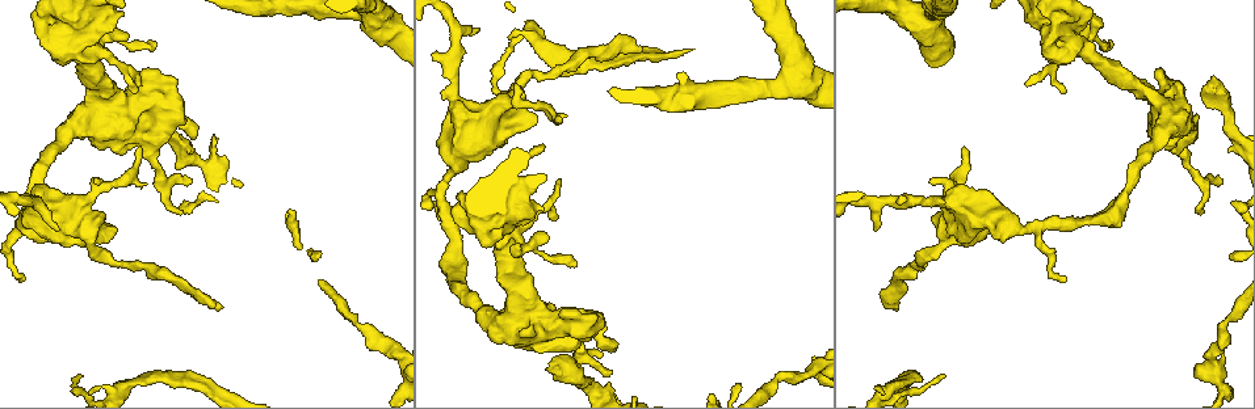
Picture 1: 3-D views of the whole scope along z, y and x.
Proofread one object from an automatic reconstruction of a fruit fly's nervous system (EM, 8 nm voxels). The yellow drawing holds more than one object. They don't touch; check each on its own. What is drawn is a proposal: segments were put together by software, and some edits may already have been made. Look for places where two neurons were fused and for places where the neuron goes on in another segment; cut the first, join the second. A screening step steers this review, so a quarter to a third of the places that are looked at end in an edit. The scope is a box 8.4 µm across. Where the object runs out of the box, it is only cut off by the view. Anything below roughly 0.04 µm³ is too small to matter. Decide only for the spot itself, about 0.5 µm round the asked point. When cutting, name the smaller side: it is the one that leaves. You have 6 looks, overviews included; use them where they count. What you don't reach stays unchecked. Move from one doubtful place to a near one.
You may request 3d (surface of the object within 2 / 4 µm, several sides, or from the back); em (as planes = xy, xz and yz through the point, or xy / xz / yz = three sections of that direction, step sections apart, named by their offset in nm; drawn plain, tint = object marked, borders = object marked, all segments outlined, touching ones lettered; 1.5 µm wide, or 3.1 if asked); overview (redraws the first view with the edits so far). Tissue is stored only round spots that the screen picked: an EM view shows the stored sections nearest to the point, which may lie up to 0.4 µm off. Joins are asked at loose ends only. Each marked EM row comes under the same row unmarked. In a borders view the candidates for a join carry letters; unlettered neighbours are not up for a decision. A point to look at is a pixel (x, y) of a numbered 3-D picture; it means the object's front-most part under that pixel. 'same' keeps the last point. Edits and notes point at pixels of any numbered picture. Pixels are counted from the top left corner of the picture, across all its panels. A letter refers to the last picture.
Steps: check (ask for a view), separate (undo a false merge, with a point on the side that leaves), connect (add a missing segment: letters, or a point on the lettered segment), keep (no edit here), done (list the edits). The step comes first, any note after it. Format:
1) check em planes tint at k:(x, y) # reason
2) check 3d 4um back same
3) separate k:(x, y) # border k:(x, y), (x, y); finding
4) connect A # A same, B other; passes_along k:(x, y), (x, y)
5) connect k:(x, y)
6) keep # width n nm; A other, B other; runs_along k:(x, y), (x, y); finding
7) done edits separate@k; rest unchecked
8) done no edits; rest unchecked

check em xz step 8 tint at 1:(23, 278) # tapers out

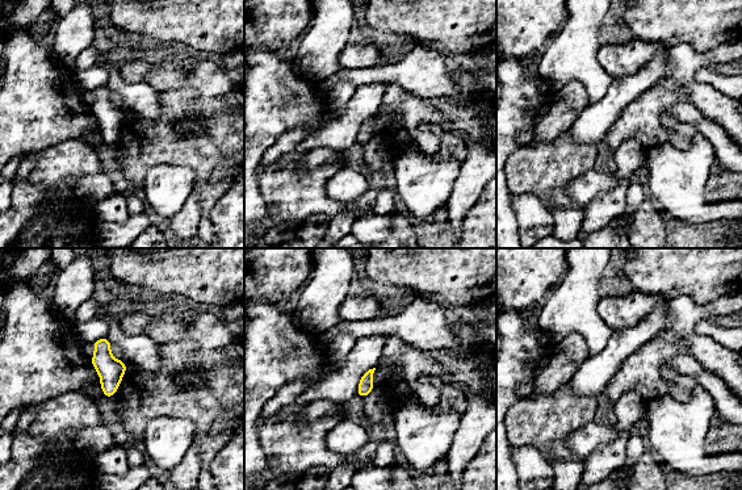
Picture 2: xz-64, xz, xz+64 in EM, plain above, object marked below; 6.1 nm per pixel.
check em xz step 8 borders same

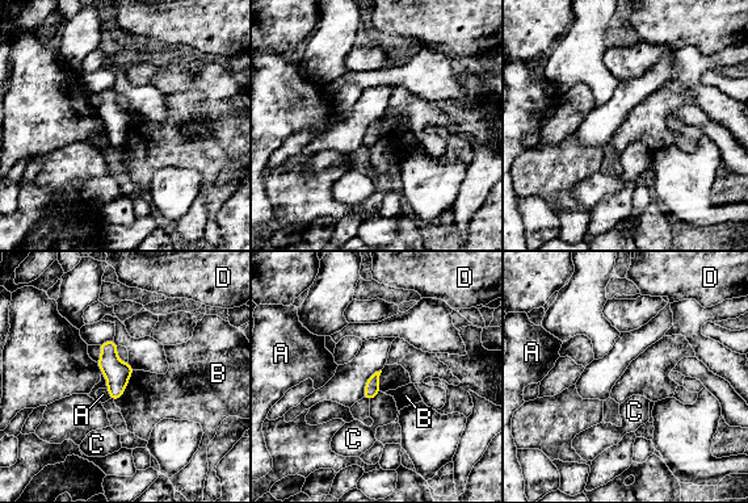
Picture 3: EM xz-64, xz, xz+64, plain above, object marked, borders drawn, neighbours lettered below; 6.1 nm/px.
keep # longest_contact B 220 nm; A other, B other, C other, D other; border 3:(134, 371), (125, 392), (114, 401); no lettered segment goes on from it

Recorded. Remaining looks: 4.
check em planes borders at 1:(1064, 62) # stops while still wide

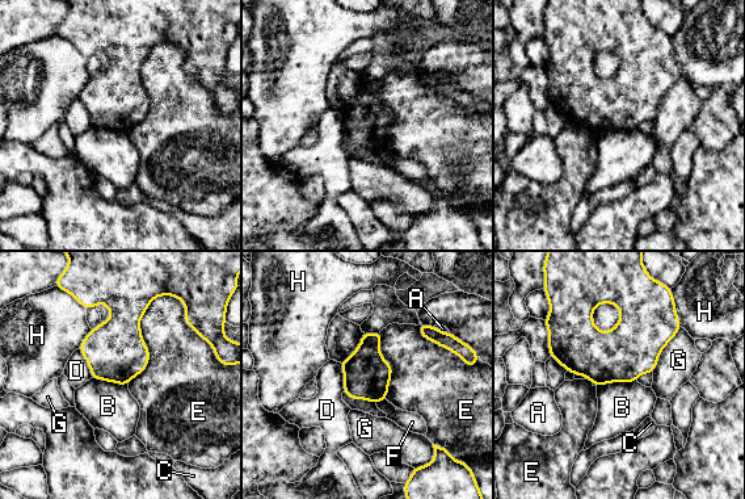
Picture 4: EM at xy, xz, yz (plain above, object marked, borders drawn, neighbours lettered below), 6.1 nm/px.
keep # width 280 nm; A other, B other, C other, D other, E other, F other, G other, H other; border 4:(636, 380), (606, 382), (597, 386); no lettered segment goes on from it

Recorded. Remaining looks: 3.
check 3d 4um at 1:(946, 377) # tapers out

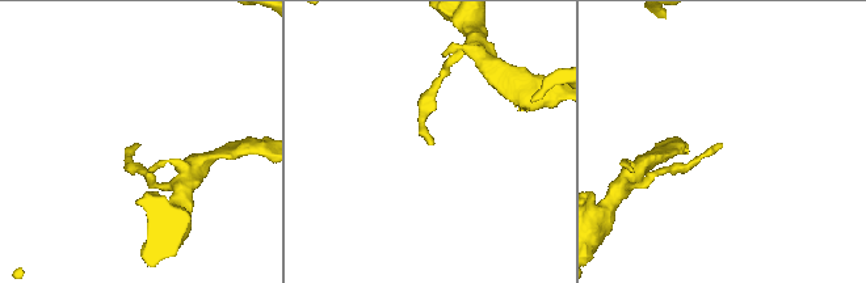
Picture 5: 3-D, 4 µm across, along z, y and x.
check em planes borders at 5:(720, 146)

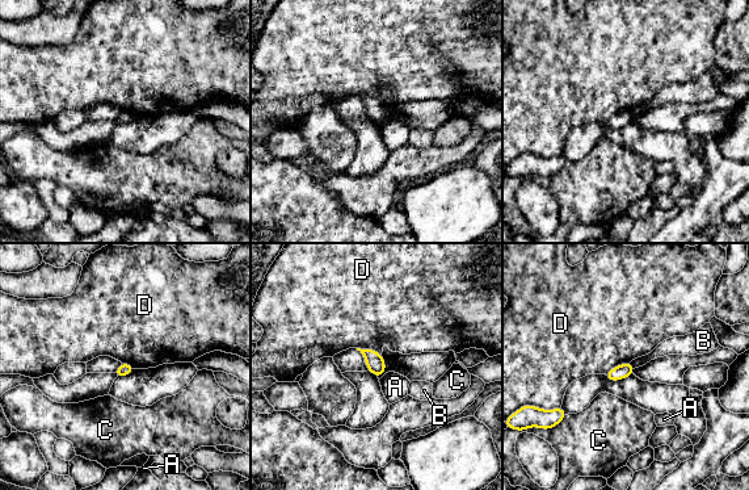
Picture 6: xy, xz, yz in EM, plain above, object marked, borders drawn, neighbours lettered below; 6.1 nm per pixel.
keep # A other, B other, C other, D other; border 6:(628, 363), (634, 368); no lettered segment goes on from it

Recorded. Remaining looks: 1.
done no edits; rest unchecked

